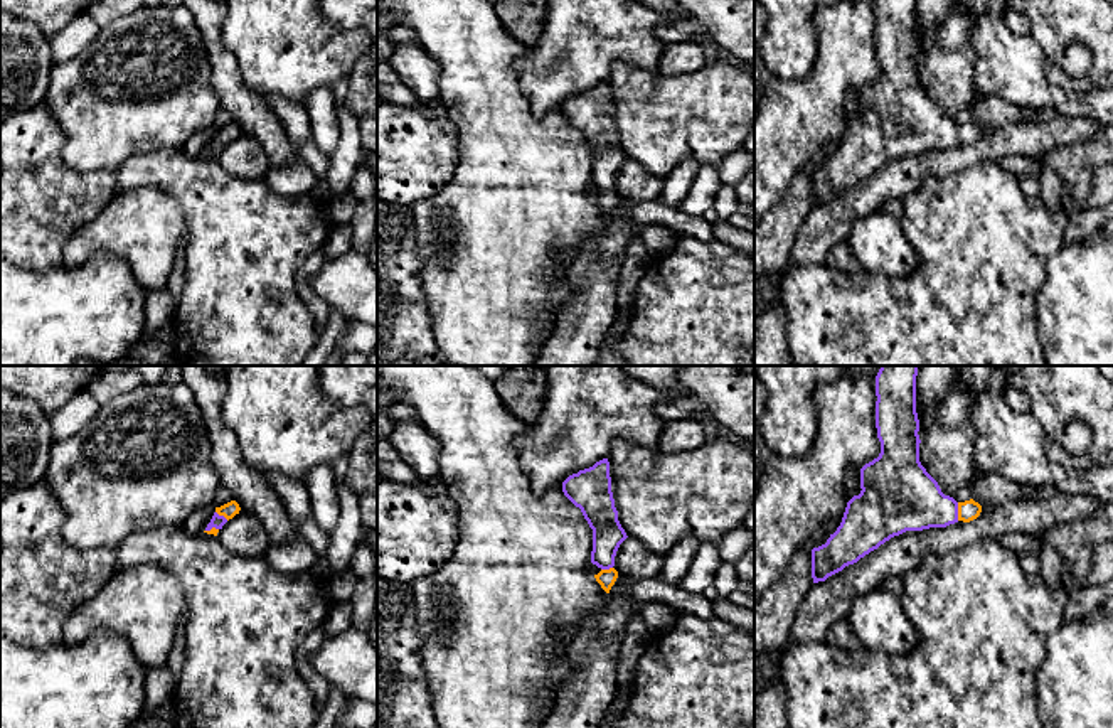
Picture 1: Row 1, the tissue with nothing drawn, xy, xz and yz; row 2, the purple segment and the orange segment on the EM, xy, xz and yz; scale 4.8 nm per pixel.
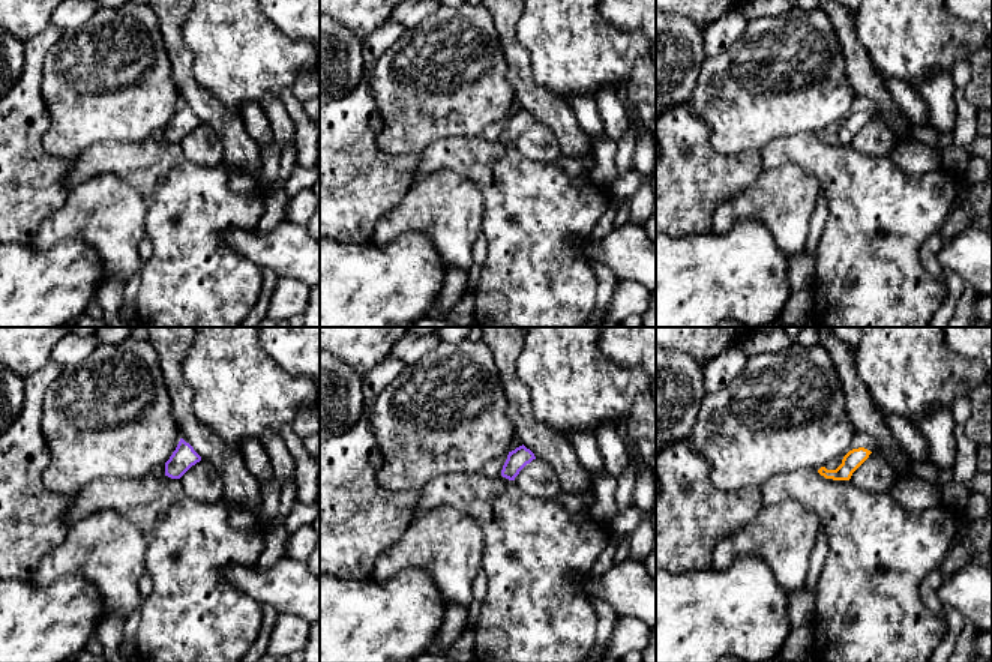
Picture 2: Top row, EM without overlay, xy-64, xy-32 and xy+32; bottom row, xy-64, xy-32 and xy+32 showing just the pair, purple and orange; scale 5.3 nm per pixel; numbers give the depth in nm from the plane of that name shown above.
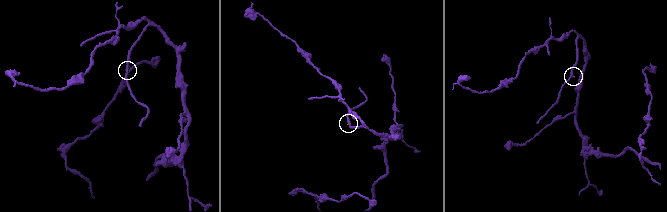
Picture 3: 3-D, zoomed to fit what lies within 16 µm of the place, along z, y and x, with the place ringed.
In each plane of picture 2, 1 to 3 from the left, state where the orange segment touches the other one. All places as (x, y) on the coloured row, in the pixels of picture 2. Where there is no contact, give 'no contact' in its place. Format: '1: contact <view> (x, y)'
1: no contact
2: no contact
3: no contact

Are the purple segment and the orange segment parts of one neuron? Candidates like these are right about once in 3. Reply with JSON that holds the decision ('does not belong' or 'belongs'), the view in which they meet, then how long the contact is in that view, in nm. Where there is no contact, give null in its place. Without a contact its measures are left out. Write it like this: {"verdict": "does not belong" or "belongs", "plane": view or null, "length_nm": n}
{"verdict": "belongs", "plane": "yz", "length_nm": 90}

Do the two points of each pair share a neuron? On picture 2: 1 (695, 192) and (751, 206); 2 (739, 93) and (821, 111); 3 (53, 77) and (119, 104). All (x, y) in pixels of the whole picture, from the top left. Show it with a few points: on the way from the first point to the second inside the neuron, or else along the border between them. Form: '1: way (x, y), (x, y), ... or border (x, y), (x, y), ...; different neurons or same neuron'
1: border (757, 179), (715, 210), (710, 230); different neurons
2: way (760, 93), (763, 96), (800, 96); same neuron
3: way (69, 80), (75, 80), (92, 96), (102, 98); same neuron

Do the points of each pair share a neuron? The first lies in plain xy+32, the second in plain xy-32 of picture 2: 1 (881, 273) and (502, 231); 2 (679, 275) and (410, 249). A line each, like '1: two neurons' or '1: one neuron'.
1: one neuron
2: one neuron

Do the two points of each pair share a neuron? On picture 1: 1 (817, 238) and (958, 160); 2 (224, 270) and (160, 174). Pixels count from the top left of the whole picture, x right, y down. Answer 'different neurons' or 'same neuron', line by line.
1: same neuron
2: same neuron

